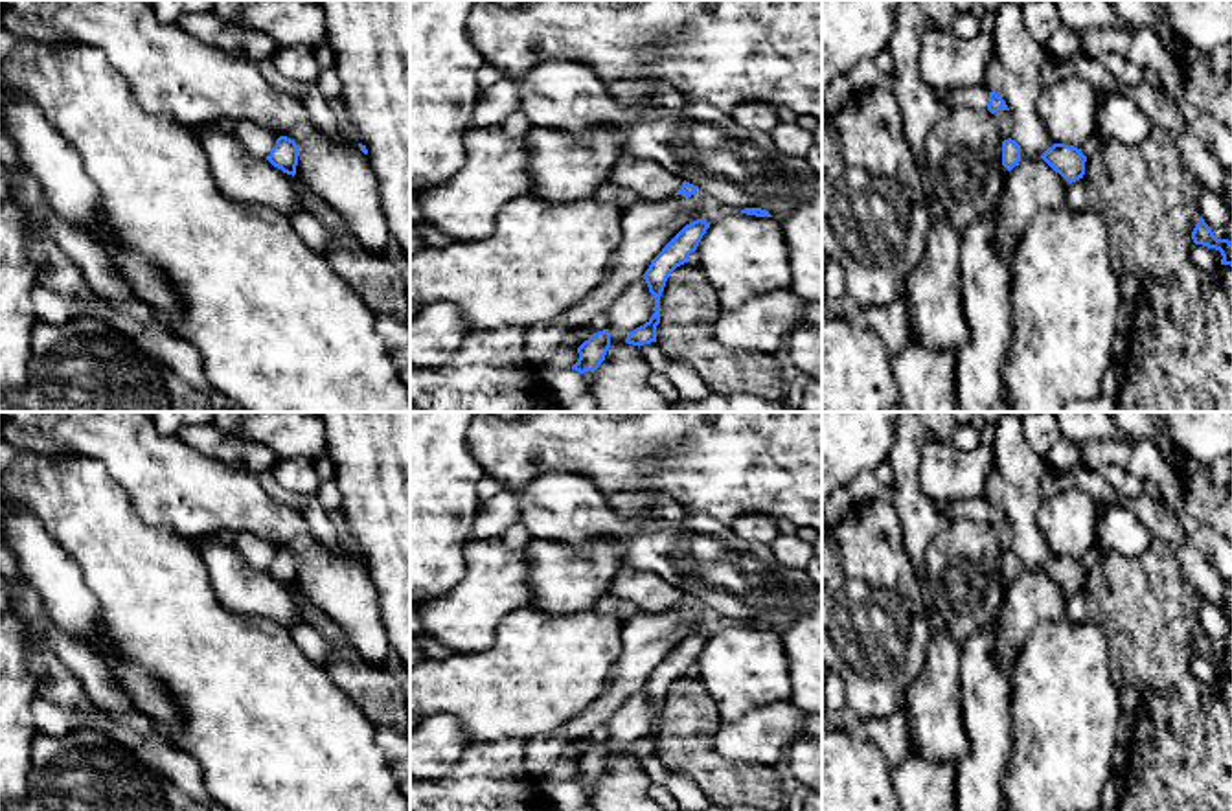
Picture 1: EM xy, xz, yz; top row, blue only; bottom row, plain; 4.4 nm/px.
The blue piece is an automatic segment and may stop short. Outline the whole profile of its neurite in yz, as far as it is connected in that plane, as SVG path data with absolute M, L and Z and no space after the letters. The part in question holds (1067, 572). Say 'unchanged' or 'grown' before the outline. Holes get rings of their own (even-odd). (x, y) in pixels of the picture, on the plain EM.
unchanged; M1054 555L1041 570L1059 585L1068 596L1083 590L1087 568L1081 561L1065 555Z

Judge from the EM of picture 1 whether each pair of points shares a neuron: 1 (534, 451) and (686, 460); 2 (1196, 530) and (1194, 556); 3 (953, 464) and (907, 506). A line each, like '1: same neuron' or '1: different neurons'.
1: same neuron
2: different neurons
3: different neurons

